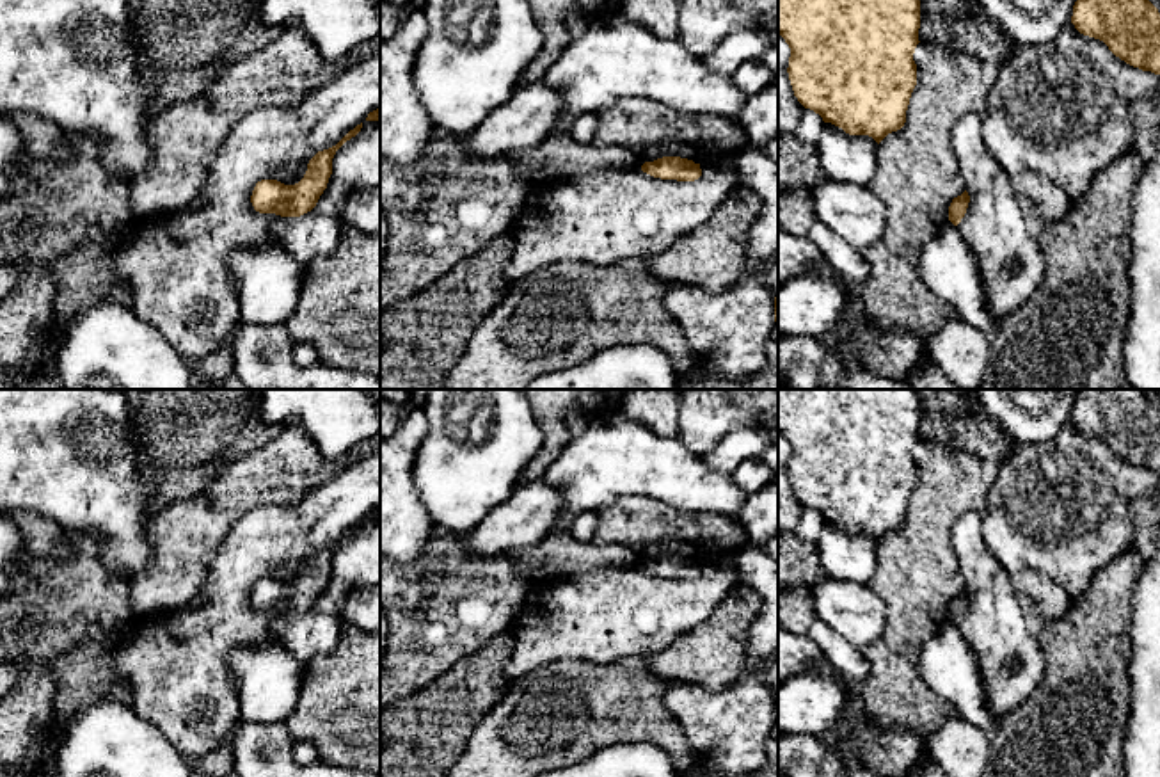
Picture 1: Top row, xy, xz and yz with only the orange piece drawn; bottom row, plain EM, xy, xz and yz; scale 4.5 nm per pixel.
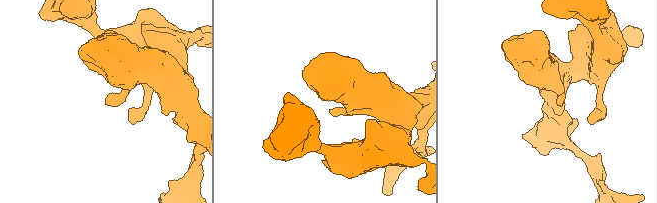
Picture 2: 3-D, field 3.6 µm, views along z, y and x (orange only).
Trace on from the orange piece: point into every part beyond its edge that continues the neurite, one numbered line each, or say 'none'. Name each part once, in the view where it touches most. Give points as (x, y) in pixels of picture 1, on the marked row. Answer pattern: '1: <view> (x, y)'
none

